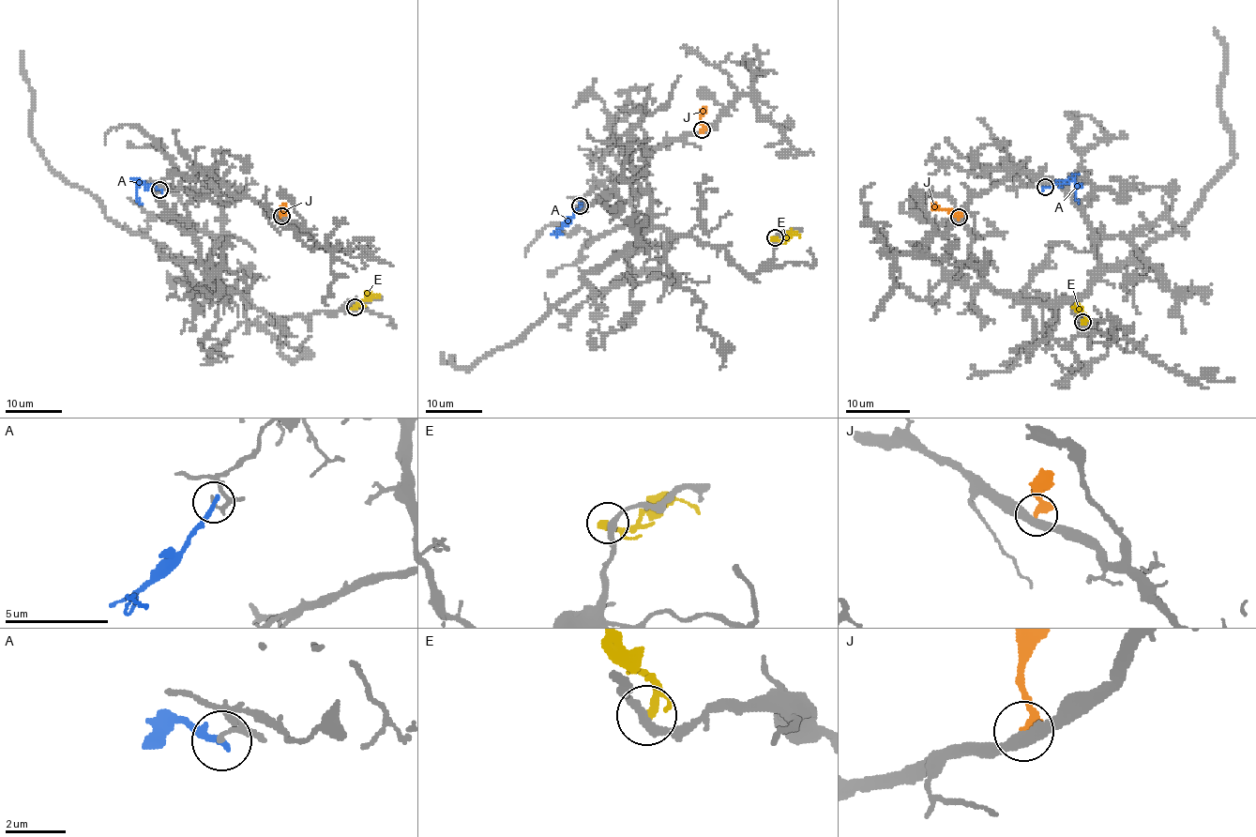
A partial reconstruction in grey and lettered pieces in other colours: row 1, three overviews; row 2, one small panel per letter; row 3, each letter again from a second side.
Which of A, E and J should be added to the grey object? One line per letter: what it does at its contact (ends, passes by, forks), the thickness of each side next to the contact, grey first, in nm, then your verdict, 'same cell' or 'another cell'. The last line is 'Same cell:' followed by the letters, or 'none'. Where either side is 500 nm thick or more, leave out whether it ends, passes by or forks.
A: it ends; calibres 170 and 240 nm; another cell
E: it ends; calibres 280 and 320 nm; another cell
J: it ends; calibres 400 and 440 nm; another cell
Same cell: none

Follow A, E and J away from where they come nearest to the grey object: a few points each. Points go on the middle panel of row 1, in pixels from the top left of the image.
A: (580, 205), (555, 235), (555, 231), (561, 235)
E: (775, 237), (781, 239), (793, 232), (800, 236)
J: (701, 130), (701, 112), (705, 106)

